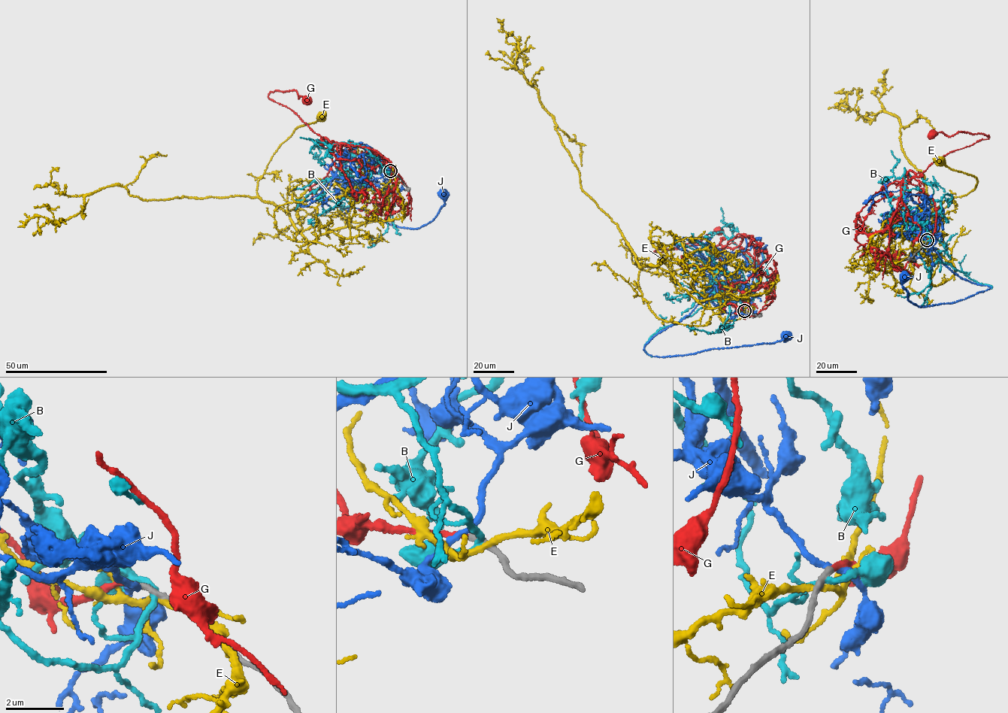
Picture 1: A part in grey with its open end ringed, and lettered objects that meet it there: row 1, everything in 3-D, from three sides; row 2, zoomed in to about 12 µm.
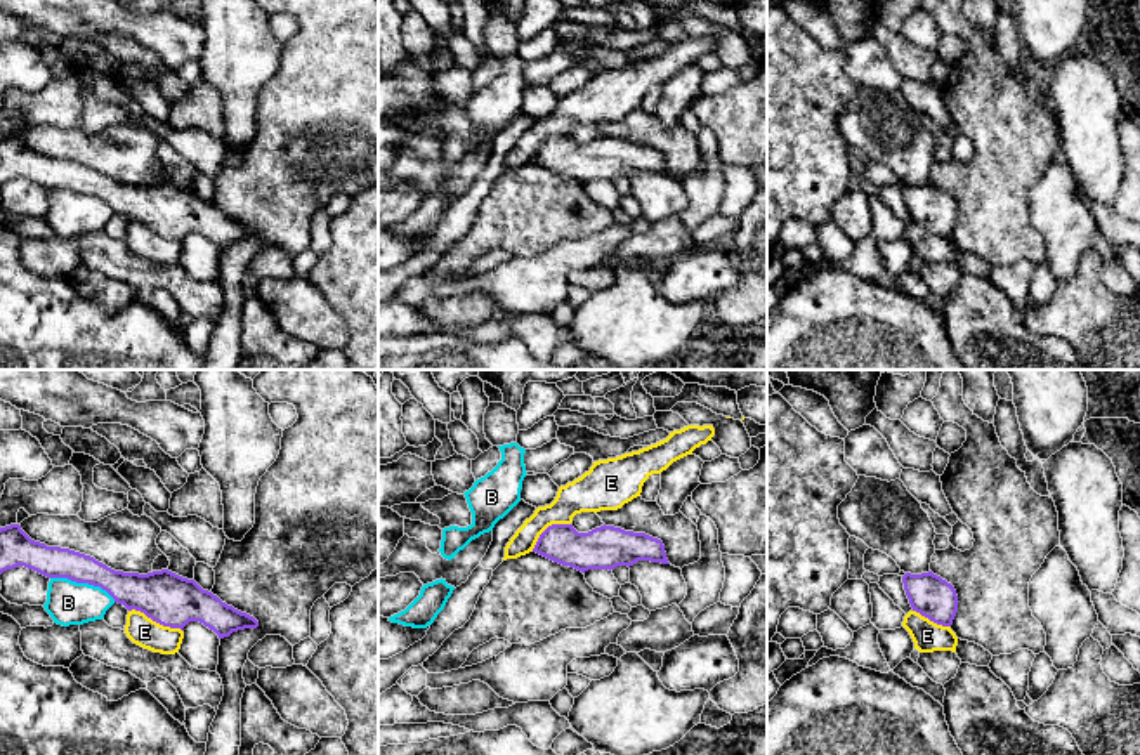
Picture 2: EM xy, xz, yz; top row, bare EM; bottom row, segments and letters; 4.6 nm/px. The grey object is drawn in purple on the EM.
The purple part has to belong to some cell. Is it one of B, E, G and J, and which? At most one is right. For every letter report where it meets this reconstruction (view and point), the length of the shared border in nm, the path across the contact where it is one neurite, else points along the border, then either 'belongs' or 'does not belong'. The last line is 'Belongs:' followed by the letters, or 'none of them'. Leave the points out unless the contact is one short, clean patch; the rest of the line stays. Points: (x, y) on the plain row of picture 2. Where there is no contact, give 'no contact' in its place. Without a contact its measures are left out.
B: meets purple in xy at (84, 193); contact 320 nm long; border along xy (51, 188), (66, 188), (99, 196), (115, 212); does not belong
E: meets purple in xy at (155, 231); contact 260 nm long; border along xy (129, 221), (139, 221), (153, 231), (181, 242); does not belong
G: no contact; belongs
J: no contact; does not belong
Belongs: G

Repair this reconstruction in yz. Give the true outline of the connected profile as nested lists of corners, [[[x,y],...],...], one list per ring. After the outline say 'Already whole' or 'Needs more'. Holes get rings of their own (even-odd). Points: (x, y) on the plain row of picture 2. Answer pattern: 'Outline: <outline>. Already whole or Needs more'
Outline: [[[932,182],[921,186],[906,184],[902,194],[913,222],[937,236],[953,236],[958,207],[951,194]]]. Already whole

